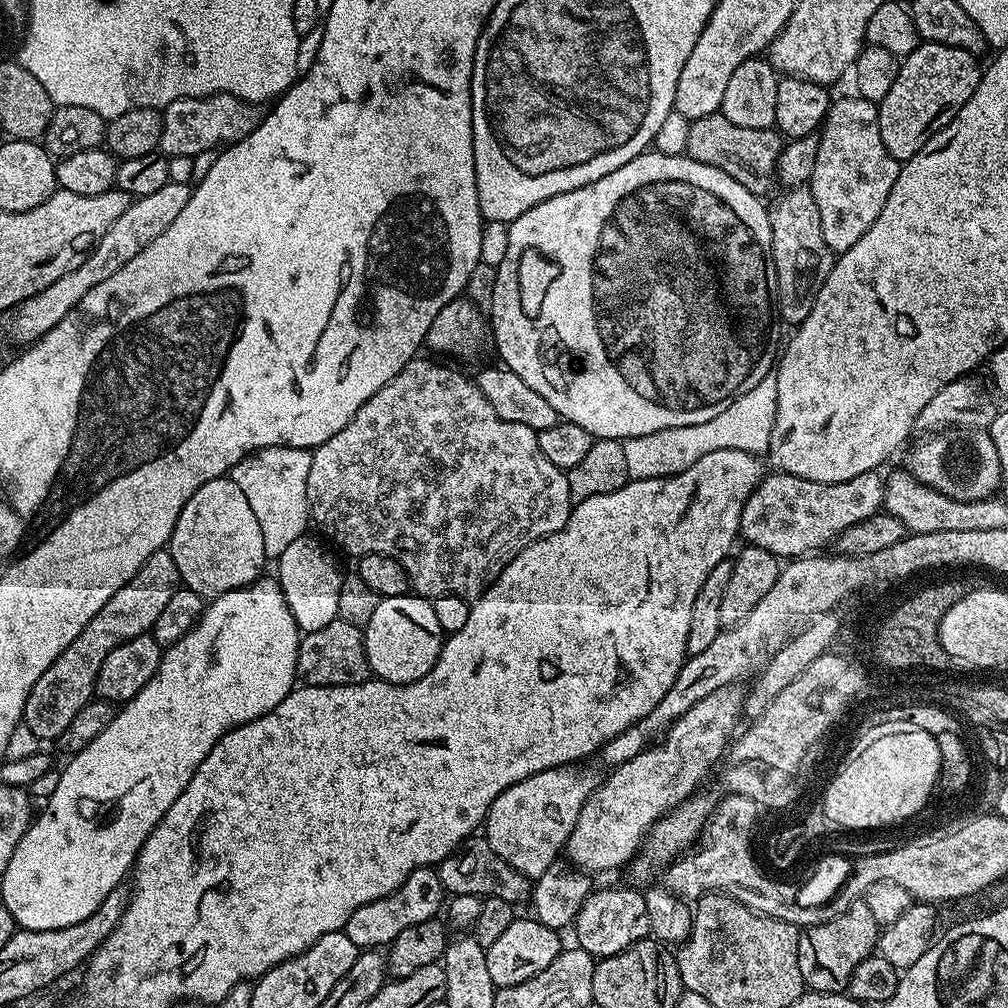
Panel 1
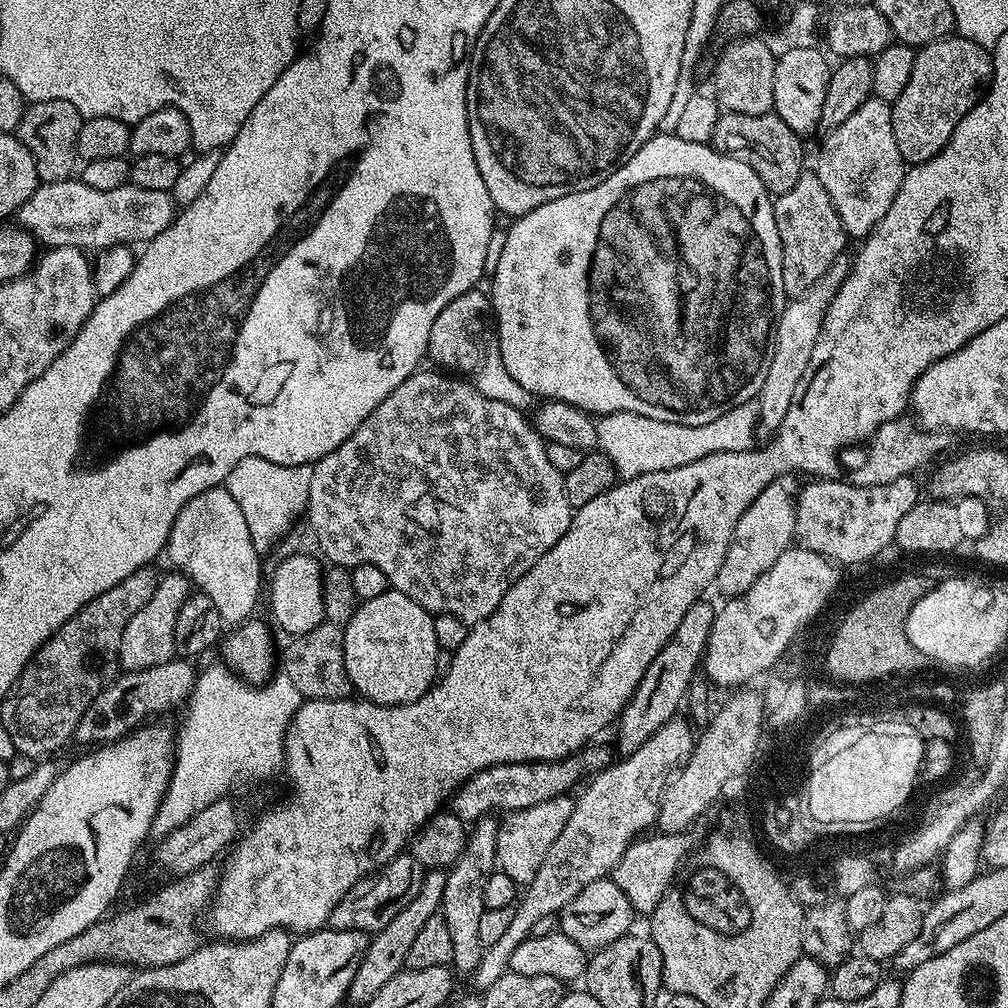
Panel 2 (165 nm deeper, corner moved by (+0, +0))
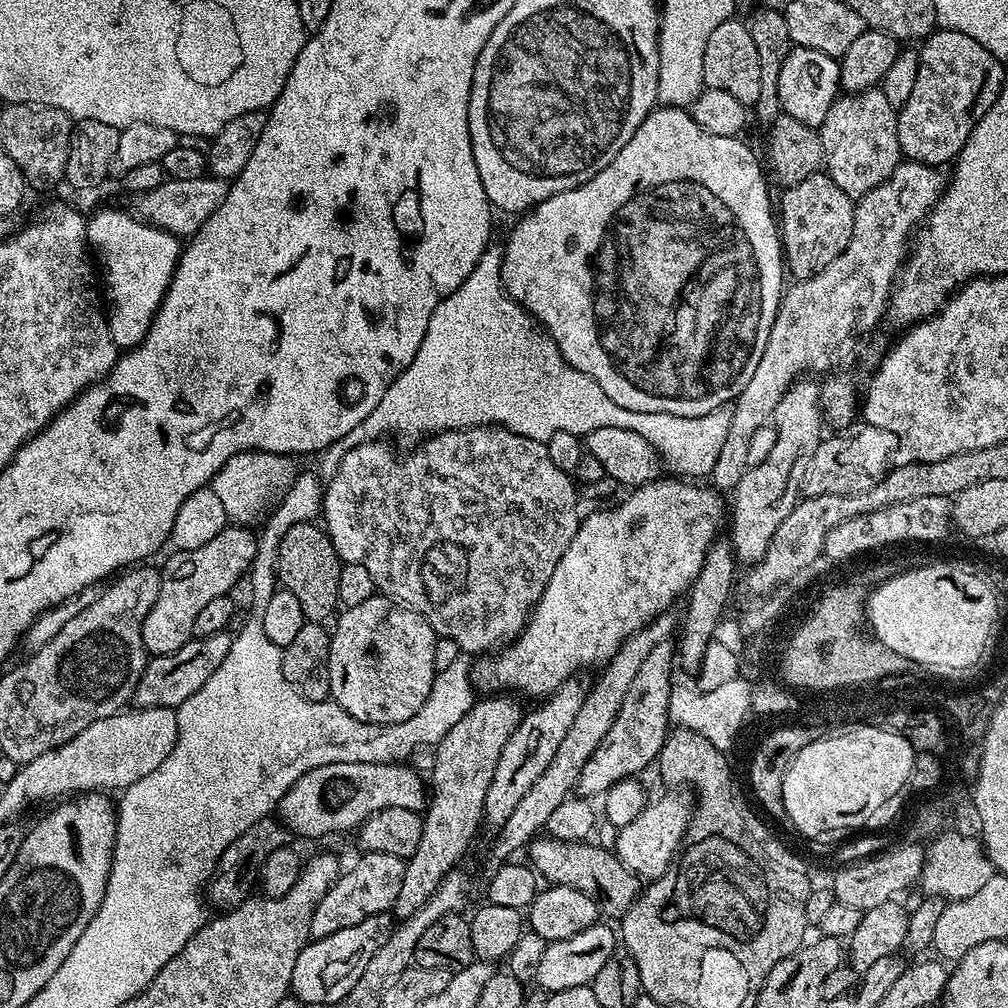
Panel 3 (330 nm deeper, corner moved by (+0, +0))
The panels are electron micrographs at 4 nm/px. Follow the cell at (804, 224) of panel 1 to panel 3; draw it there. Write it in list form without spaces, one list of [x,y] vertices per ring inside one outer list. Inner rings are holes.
[[[823,171],[814,173],[810,178],[802,178],[802,182],[784,188],[781,193],[778,196],[778,227],[784,263],[796,280],[805,280],[818,274],[818,270],[826,270],[826,266],[830,266],[830,262],[846,250],[846,242],[850,242],[850,234],[854,231],[854,200]]]

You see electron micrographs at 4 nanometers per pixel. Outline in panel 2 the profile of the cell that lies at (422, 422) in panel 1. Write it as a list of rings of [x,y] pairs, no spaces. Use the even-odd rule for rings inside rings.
[[[440,370],[424,371],[412,372],[410,378],[402,382],[402,386],[395,388],[372,411],[370,418],[358,425],[354,434],[350,434],[350,438],[342,442],[342,446],[330,450],[330,454],[312,465],[306,521],[312,527],[329,565],[349,570],[359,564],[378,566],[378,570],[386,574],[389,585],[395,591],[406,594],[406,598],[414,598],[414,602],[432,613],[433,617],[453,616],[471,626],[490,618],[490,614],[498,610],[506,590],[510,590],[510,586],[518,582],[518,578],[522,578],[522,574],[526,574],[530,566],[534,566],[534,562],[538,562],[538,558],[542,558],[542,554],[546,554],[546,550],[550,550],[550,546],[554,546],[554,542],[562,538],[562,534],[566,534],[572,524],[574,510],[570,502],[566,502],[563,475],[554,470],[550,458],[546,458],[545,441],[541,440],[529,417],[527,420],[521,409],[506,406],[506,402],[498,402],[494,398],[486,398],[486,394],[476,389],[475,383],[468,381],[467,384],[464,381],[467,379],[457,378]]]

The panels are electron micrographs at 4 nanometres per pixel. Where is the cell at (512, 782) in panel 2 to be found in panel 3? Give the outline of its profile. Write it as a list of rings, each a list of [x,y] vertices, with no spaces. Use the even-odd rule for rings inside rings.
[[[330,762],[330,766],[306,770],[306,774],[302,774],[302,778],[298,778],[298,782],[294,782],[294,786],[290,786],[280,800],[279,819],[293,837],[305,836],[308,840],[316,840],[319,836],[332,836],[347,828],[359,829],[370,814],[390,806],[402,806],[402,810],[423,813],[430,799],[426,780],[408,766],[404,762]]]

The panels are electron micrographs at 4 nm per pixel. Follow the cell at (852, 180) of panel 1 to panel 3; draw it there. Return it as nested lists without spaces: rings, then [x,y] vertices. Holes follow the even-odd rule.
[[[879,87],[864,92],[849,92],[837,96],[830,114],[820,123],[819,133],[824,151],[823,171],[843,192],[853,198],[865,196],[874,186],[886,182],[901,164],[898,146],[897,109],[886,102]]]

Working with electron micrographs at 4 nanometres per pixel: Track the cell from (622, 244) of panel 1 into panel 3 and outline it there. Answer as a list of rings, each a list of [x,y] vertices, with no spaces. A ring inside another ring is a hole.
[[[657,106],[645,115],[642,126],[634,130],[634,136],[618,150],[618,158],[614,158],[610,166],[574,190],[554,194],[554,198],[546,198],[546,202],[523,213],[508,241],[502,244],[500,279],[508,297],[523,304],[533,320],[543,325],[569,368],[598,382],[598,386],[606,390],[606,398],[626,410],[679,416],[710,414],[710,410],[718,406],[732,404],[736,396],[746,390],[746,382],[754,378],[754,370],[758,370],[786,287],[786,265],[774,215],[774,196],[768,193],[769,181],[761,157],[759,160],[742,141],[735,136],[718,138],[718,134],[706,134],[706,130],[694,122],[691,111]]]

